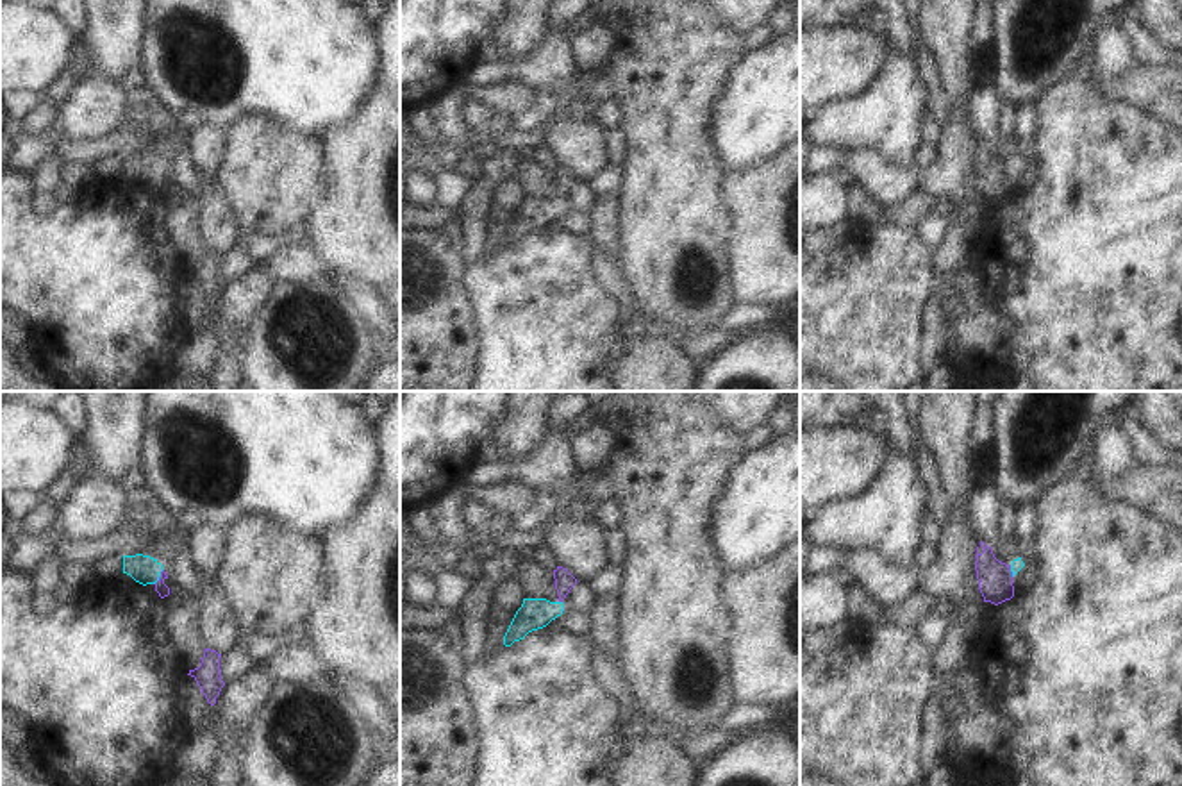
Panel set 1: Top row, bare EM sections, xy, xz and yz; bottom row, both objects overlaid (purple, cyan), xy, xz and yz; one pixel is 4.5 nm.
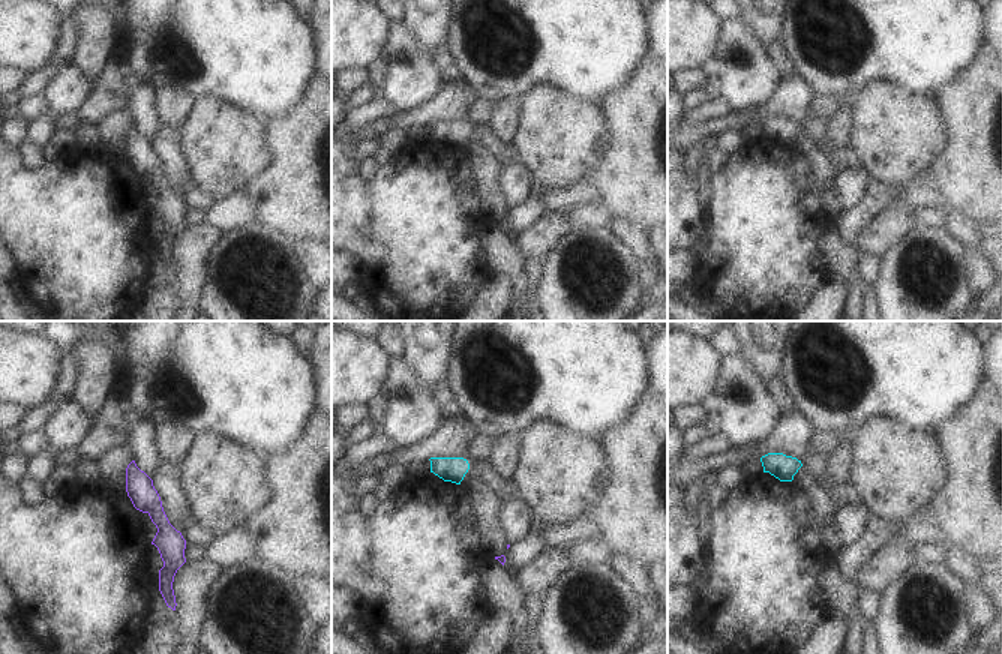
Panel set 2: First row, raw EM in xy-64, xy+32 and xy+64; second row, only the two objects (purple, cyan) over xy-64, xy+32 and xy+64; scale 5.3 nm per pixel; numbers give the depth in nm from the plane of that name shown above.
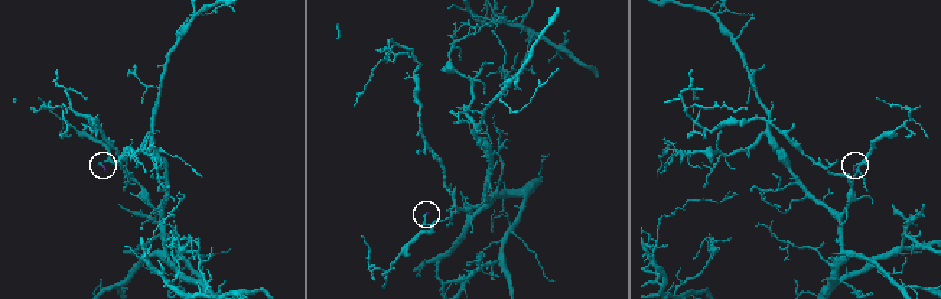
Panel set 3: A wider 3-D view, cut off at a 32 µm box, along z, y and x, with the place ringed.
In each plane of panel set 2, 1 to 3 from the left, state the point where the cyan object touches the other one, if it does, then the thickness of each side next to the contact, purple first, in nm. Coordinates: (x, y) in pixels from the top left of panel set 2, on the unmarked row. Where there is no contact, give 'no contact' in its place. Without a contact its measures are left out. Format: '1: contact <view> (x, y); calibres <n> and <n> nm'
1: no contact
2: no contact
3: no contact

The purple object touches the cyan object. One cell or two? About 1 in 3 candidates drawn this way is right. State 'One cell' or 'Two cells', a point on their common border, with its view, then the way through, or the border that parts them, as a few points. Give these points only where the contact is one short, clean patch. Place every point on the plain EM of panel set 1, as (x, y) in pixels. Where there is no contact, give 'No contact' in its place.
Two cells. Touches purple at xy (159, 177). Boundary: xy (163, 170), (154, 183).

